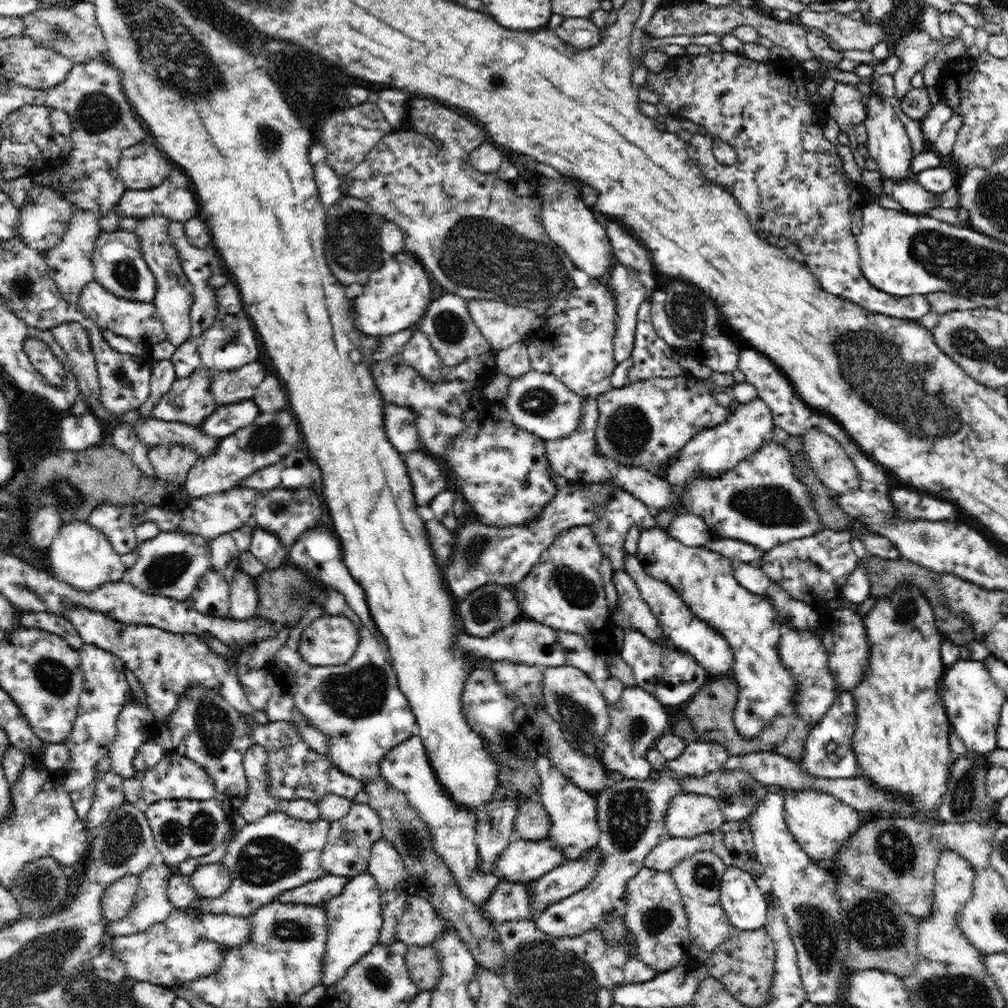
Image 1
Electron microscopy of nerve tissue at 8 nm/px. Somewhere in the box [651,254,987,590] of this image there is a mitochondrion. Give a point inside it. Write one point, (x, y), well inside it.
(878, 376)

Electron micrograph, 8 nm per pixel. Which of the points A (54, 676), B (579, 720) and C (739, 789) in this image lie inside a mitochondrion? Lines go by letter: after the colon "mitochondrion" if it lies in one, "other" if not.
A: mitochondrion
B: mitochondrion
C: mitochondrion

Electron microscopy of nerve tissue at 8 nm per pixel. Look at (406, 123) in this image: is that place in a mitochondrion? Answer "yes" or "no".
no

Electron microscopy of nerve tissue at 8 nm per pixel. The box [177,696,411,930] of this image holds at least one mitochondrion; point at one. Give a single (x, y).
(266, 859)

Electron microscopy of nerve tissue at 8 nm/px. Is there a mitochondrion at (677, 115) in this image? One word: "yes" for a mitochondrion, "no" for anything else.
no

